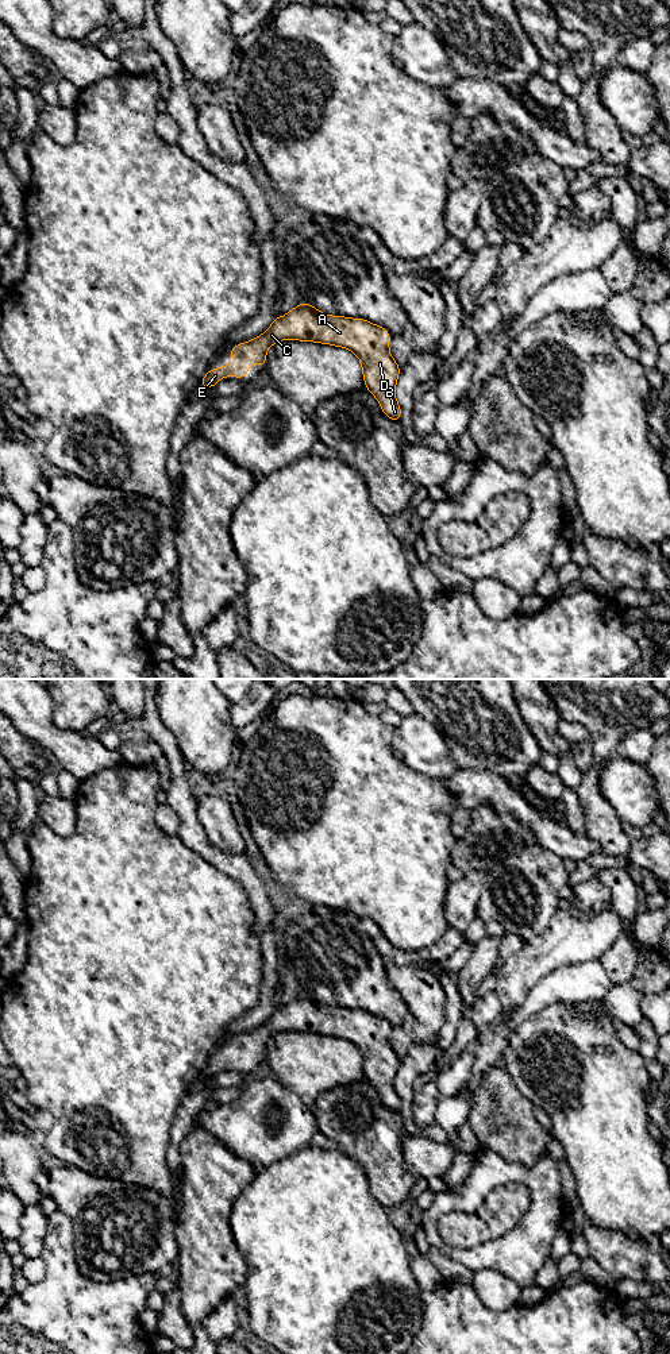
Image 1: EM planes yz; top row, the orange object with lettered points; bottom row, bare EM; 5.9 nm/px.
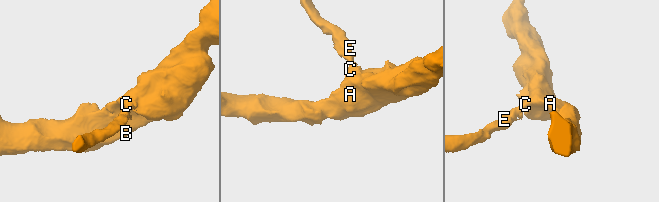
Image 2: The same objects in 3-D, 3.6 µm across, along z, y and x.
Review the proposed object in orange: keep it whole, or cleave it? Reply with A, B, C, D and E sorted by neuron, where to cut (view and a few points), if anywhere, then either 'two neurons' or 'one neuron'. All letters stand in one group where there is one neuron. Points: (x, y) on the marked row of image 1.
A B C D E | no cut | one neuron

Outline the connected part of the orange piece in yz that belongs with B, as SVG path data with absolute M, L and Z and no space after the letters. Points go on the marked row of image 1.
M300 302L282 317L276 317L266 332L231 348L231 363L219 370L209 369L201 379L201 387L212 387L222 377L247 377L247 369L255 362L266 366L266 351L276 342L296 339L317 342L353 351L361 360L366 389L377 398L385 416L393 421L401 417L394 396L400 366L389 352L390 333L363 319L328 316L309 304Z

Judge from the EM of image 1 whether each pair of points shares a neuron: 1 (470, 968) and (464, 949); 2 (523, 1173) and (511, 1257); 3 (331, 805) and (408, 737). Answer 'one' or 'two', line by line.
1: two
2: one
3: two

